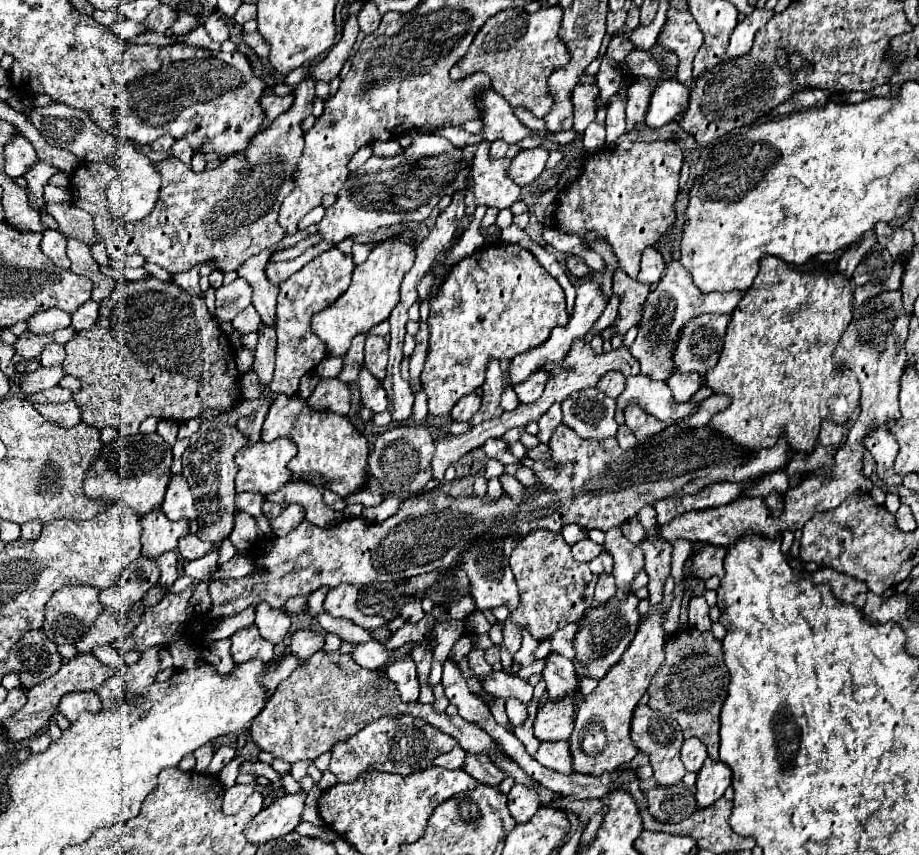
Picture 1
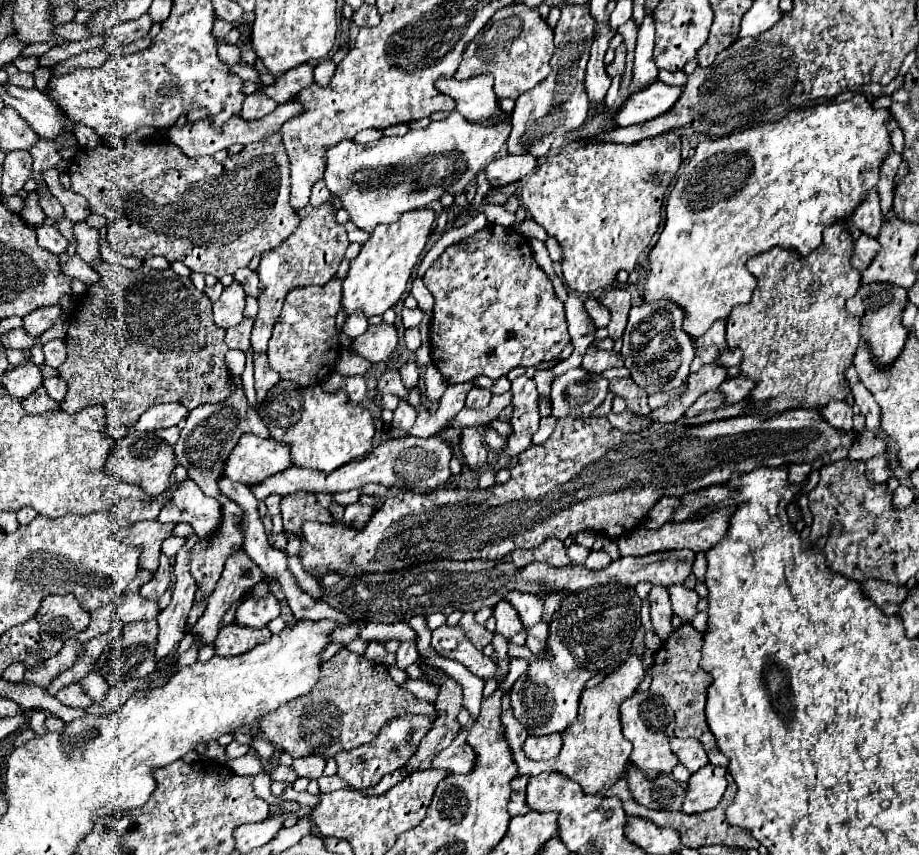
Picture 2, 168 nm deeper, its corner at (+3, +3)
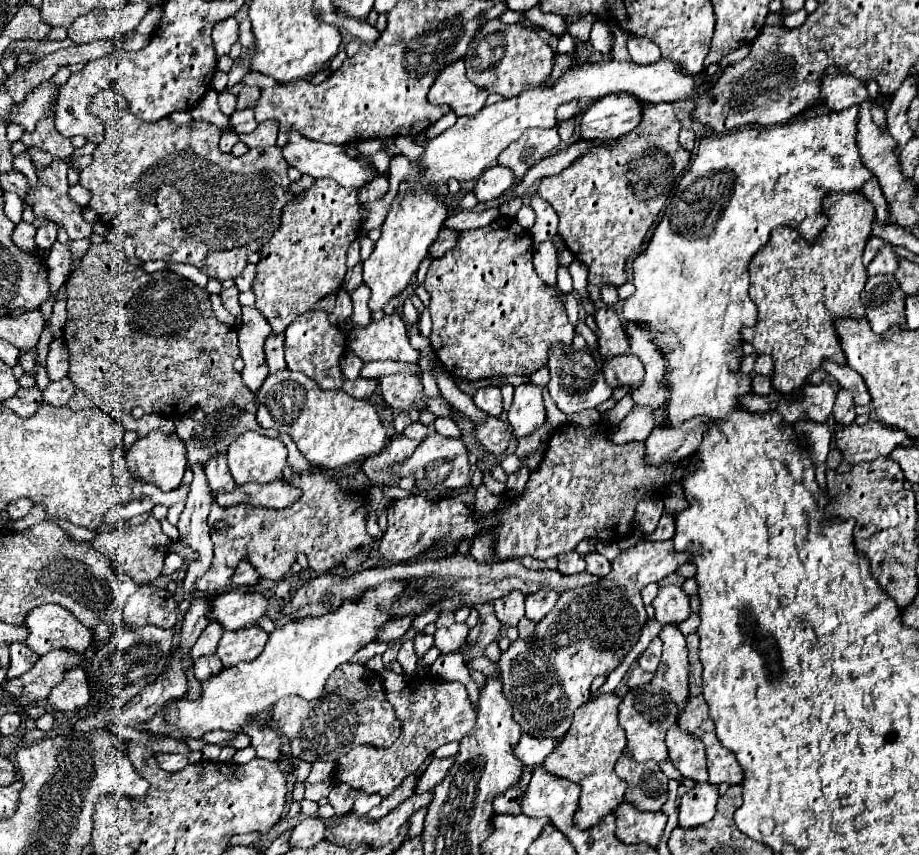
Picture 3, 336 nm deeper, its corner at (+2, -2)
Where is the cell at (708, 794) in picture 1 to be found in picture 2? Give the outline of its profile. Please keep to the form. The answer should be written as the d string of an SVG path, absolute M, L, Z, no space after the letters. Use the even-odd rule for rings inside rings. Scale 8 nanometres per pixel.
M707 764L699 772L695 772L687 782L687 794L681 812L699 814L703 810L715 808L727 788L725 772L725 768L713 764Z

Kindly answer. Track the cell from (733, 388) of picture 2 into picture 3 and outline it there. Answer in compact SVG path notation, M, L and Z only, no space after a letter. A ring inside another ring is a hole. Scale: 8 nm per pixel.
M764 375L752 377L752 393L754 393L754 395L768 395L770 391L772 391L772 387L770 387L770 377L764 377Z

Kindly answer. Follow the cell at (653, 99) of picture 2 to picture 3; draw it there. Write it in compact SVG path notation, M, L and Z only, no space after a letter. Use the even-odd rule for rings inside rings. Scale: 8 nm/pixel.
M616 93L596 101L582 117L582 139L618 139L642 123L644 101L630 93Z

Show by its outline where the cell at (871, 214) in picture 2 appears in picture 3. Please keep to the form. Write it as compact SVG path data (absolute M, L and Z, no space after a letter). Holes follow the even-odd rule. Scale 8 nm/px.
M872 177L872 181L868 181L868 185L864 185L862 193L876 209L876 223L886 225L888 223L888 203L886 203L886 197L882 195L882 191L880 191L880 183L876 181L876 177Z

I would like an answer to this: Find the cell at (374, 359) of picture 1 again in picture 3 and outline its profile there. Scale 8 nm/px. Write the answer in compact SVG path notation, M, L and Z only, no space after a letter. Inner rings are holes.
M386 315L382 321L372 323L368 329L354 329L348 335L348 345L356 357L364 363L370 361L412 361L418 363L420 353L412 349L406 323L400 315Z

